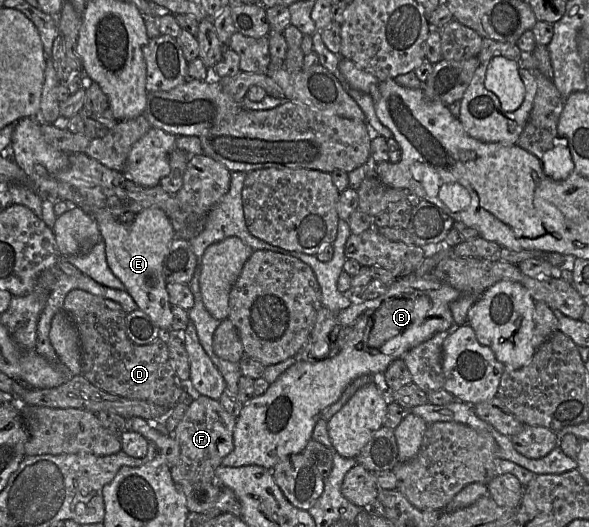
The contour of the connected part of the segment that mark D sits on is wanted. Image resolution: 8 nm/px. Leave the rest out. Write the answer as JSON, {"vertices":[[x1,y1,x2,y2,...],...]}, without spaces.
{"vertices":[[71,290,64,300,64,311,73,321,80,341,82,375,94,386,115,395,173,408,186,399,183,383,176,376,164,339,147,345,130,341,126,331,127,313,115,301,87,291]]}

